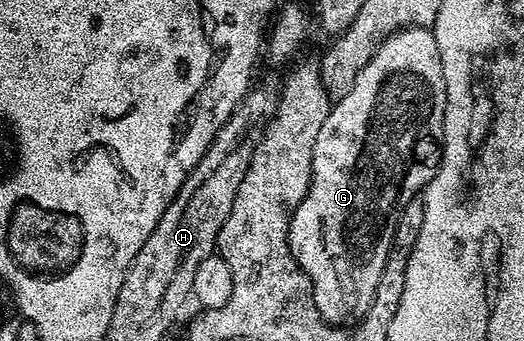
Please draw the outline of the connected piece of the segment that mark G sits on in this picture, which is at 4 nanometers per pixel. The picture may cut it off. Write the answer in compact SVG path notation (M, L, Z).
M407 26L406 29L395 30L393 34L388 34L377 45L373 51L371 59L359 69L359 75L356 76L355 83L352 88L347 91L347 95L343 99L335 101L330 108L330 115L324 120L324 124L320 128L320 132L316 136L316 148L312 152L312 176L310 177L310 191L304 196L304 200L296 208L296 212L290 218L288 227L288 241L290 244L290 255L298 262L298 266L310 277L310 286L314 289L314 303L318 309L318 316L327 324L357 324L361 322L363 316L368 312L368 308L372 308L372 300L376 296L376 288L380 284L380 276L384 272L384 264L388 260L388 252L390 246L394 242L394 234L398 230L400 221L400 212L405 210L411 202L415 201L425 191L426 185L436 176L438 165L442 163L442 121L444 120L444 108L446 107L446 89L444 88L444 68L440 64L440 56L438 55L438 39L433 29L424 26Z

